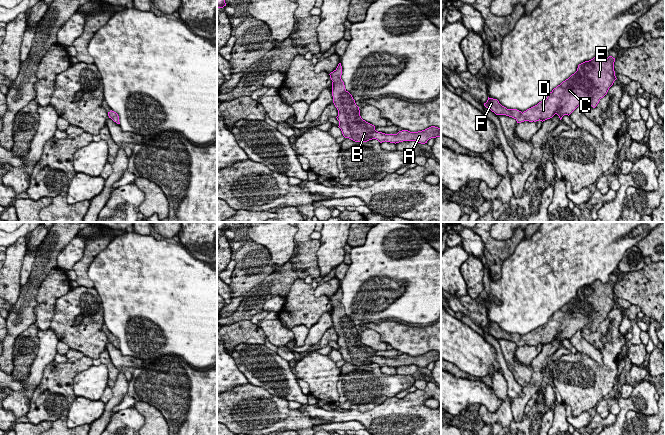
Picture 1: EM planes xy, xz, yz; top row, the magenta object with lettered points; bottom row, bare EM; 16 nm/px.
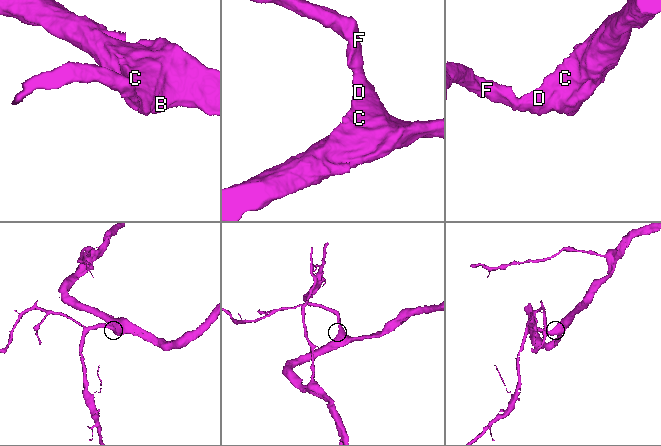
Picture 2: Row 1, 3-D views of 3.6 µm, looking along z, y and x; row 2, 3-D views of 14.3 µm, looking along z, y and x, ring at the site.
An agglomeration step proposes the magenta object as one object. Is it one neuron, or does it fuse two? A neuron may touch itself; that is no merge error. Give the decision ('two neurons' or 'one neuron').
one neuron

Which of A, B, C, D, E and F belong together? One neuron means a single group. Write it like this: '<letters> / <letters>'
A B C D E F

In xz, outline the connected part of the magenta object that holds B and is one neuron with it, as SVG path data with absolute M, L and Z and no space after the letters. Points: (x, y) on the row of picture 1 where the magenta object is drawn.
M342 66L331 72L333 103L338 110L339 128L345 138L355 142L367 142L372 139L382 142L399 143L403 141L416 141L421 144L427 143L431 138L441 137L441 129L431 126L418 132L408 130L399 131L397 134L385 134L375 130L375 126L363 120L360 116L359 107L352 95L345 89L341 79Z

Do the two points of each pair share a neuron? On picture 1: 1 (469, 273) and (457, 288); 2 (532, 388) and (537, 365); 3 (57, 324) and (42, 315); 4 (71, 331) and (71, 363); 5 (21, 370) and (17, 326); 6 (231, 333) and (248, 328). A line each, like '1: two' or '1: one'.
1: two
2: one
3: two
4: two
5: two
6: one

